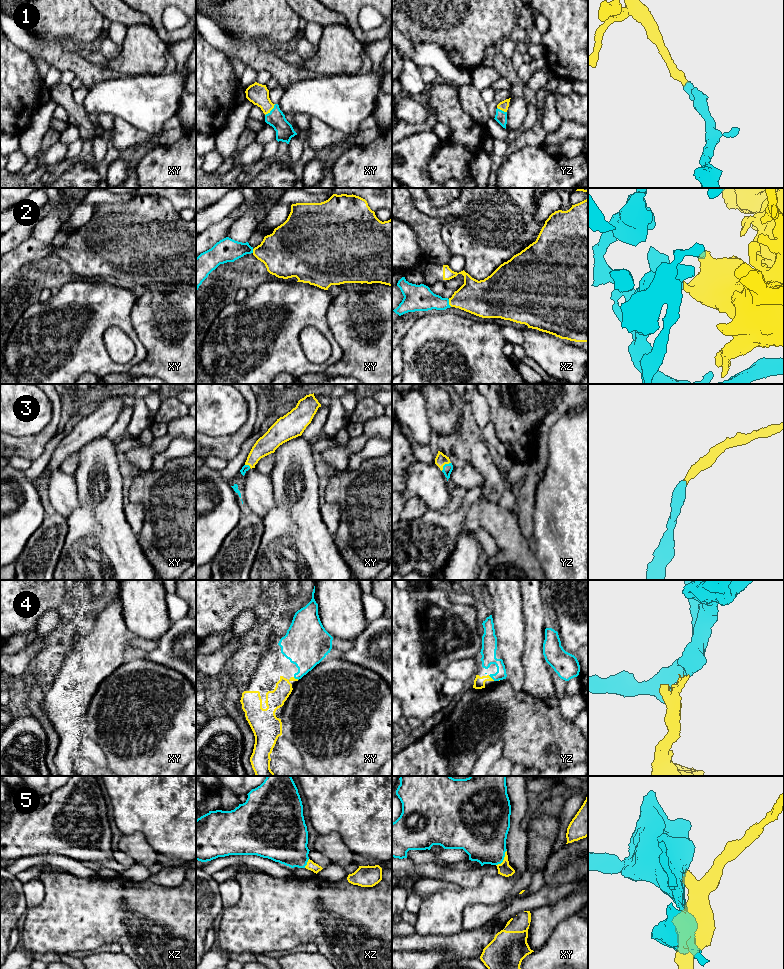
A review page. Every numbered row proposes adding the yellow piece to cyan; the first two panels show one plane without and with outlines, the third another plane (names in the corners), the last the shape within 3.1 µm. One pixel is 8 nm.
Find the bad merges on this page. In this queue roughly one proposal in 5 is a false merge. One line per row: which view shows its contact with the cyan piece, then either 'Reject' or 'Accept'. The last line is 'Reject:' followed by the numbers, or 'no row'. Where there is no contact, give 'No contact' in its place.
1: Touches cyan in xy. Accept
2: Touches cyan in xz. Accept
3: Touches cyan in yz. Accept
4: Touches cyan in yz. Accept
5: Touches cyan in xy. Accept
Reject: no row

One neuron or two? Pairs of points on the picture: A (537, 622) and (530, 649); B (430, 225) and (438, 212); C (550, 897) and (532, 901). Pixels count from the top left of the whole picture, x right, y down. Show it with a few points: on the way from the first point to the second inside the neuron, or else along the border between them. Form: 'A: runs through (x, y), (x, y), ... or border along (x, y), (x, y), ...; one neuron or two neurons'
A: runs through (535, 629), (534, 642); one neuron
B: border along (414, 206), (430, 216), (445, 219); two neurons
C: runs through (546, 897), (536, 900); one neuron

